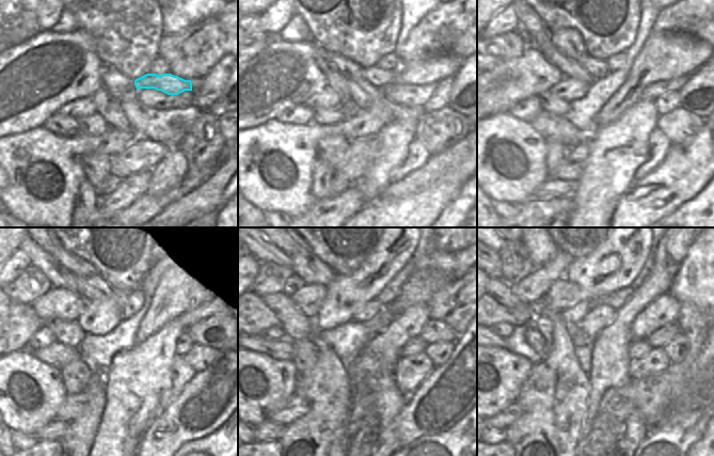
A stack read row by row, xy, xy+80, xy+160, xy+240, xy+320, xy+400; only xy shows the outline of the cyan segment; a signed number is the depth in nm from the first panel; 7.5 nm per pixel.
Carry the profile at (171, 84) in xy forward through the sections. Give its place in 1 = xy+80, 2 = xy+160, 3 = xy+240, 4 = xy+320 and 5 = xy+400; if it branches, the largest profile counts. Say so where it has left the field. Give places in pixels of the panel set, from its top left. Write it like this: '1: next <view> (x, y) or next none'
1: next xy+80 (380, 78)
2: next xy+160 (598, 68)
3: next xy+240 (95, 287)
4: next xy+320 (305, 263)
5: next xy+400 (542, 249)

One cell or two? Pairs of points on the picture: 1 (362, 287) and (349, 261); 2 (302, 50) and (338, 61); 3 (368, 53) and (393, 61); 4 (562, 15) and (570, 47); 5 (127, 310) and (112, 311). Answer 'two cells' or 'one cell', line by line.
1: two cells
2: two cells
3: two cells
4: two cells
5: two cells

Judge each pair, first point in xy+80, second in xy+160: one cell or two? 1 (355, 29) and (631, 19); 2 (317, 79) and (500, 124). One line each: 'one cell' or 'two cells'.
1: one cell
2: two cells

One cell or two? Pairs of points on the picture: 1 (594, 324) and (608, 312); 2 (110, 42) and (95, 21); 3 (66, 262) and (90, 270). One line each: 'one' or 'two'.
1: one
2: one
3: one

